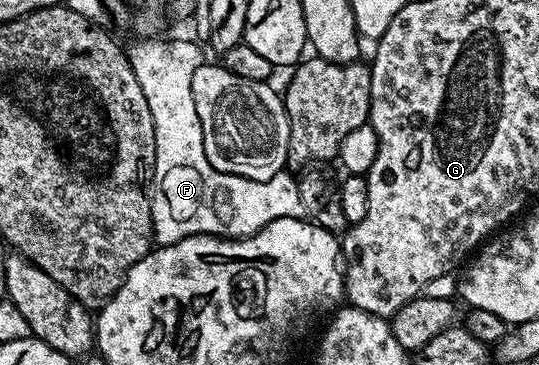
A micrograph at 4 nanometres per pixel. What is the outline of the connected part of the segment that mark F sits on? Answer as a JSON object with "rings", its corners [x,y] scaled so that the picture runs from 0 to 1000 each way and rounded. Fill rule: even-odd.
{"rings":[[[250,107],[234,126],[232,142],[243,162],[243,181],[254,205],[254,227],[262,227],[262,249],[269,249],[269,282],[276,282],[276,304],[284,304],[284,348],[288,351],[288,468],[276,499],[280,545],[280,597],[284,600],[284,652],[289,674],[319,671],[345,649],[419,649],[442,655],[468,649],[499,611],[531,595],[562,595],[558,529],[553,523],[553,493],[538,471],[527,468],[506,479],[506,490],[471,496],[440,479],[425,479],[403,468],[388,447],[377,400],[373,326],[365,315],[365,293],[358,282],[358,238],[354,219],[362,197],[380,173],[377,134],[367,110],[302,112],[304,107]]]}

